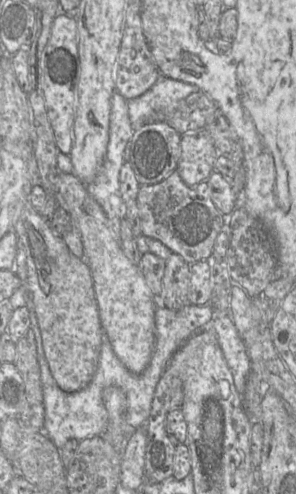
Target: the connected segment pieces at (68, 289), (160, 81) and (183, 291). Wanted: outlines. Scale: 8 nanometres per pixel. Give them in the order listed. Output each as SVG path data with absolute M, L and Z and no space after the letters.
M29 199L22 207L13 231L25 247L27 279L23 287L32 299L50 371L61 390L77 392L93 379L103 343L90 269L84 259L71 253L61 235L51 230Z
M160 73L153 86L144 94L127 100L133 129L146 123L164 121L180 100L198 91L201 91L200 88L193 84L171 79Z
M172 253L165 261L162 292L159 298L155 298L155 303L158 307L179 310L190 304L190 264L177 253Z

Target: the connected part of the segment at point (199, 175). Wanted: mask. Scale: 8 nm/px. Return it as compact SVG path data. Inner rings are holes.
M206 129L190 132L181 137L181 155L176 171L188 186L206 181L214 170L217 152Z

